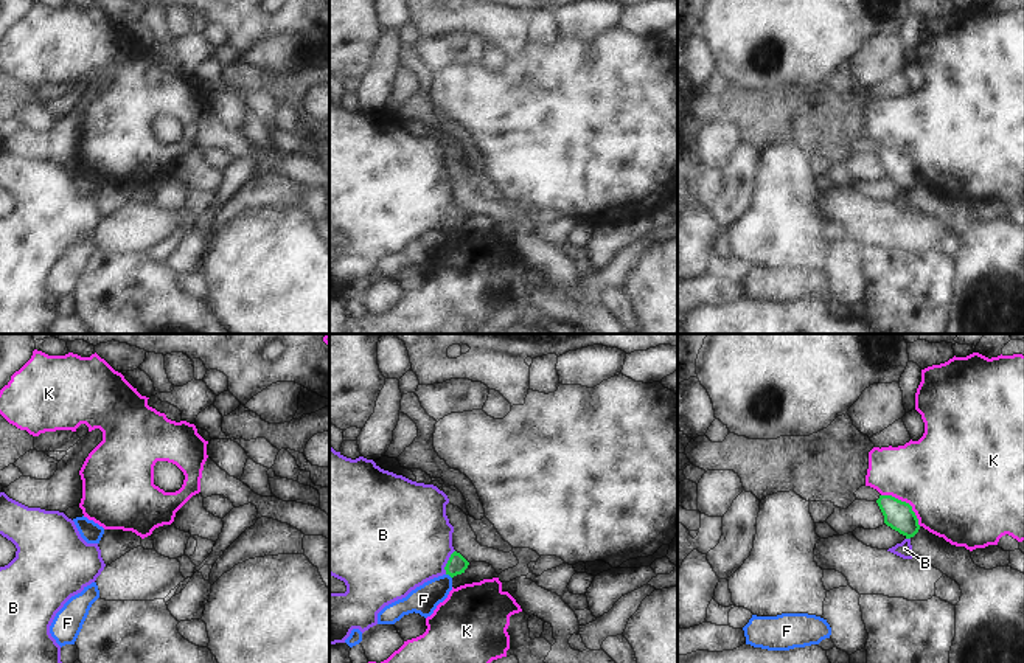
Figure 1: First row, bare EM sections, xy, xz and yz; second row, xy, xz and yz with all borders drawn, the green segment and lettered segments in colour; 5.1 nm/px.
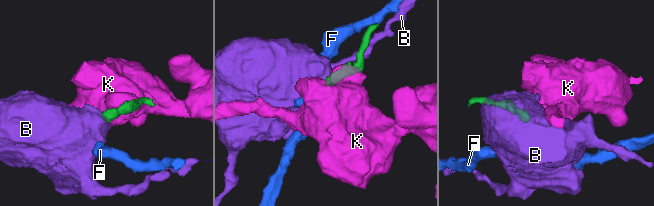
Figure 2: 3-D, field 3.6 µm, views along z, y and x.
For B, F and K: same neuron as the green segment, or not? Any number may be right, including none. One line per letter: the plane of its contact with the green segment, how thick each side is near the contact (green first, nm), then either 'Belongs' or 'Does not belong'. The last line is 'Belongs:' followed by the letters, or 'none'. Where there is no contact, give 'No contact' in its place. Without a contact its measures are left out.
B: Touches green in xz. Thickness 100 nm (green) against 480 nm. Does not belong
F: Touches green in xz. Thickness 100 nm (green) against 150 nm. Does not belong
K: Touches green in yz. Thickness 150 nm (green) against 460 nm. Does not belong
Belongs: none.

